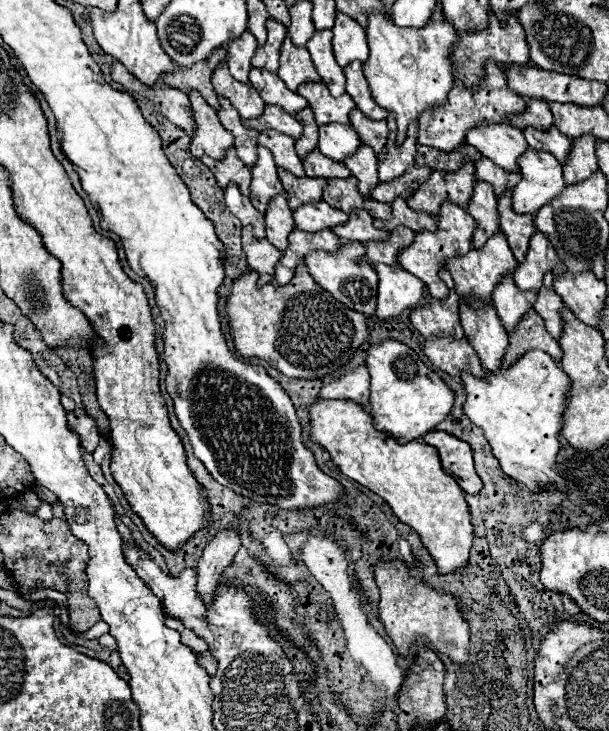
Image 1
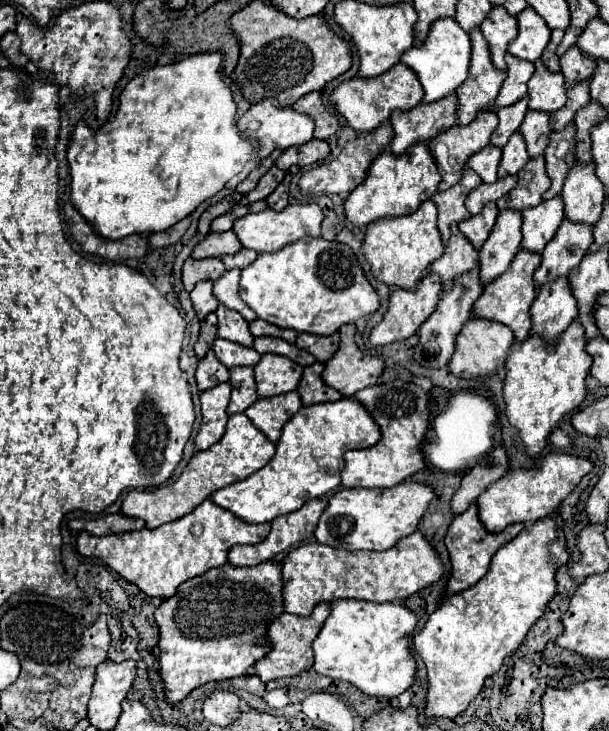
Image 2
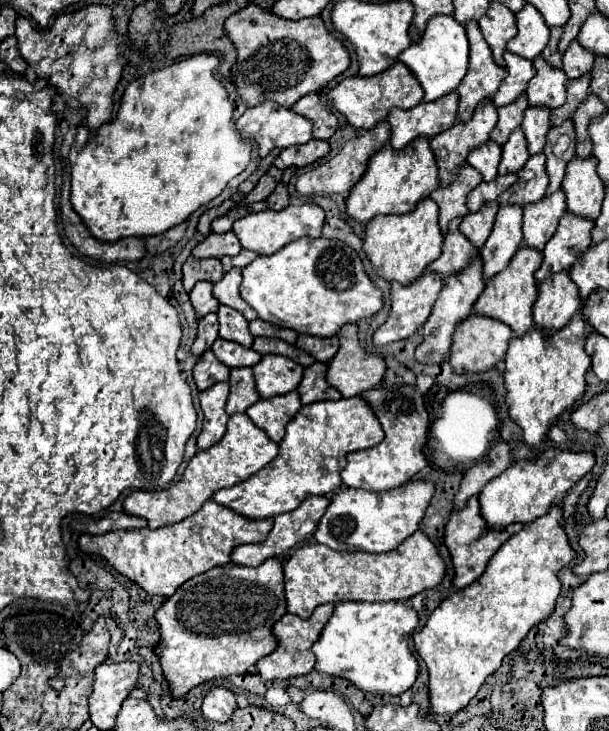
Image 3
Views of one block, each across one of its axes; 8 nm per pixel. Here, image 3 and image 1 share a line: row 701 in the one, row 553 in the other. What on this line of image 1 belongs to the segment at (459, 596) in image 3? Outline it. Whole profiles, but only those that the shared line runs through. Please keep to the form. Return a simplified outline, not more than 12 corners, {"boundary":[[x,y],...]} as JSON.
{"boundary":[[354,402],[310,406],[310,440],[412,526],[438,574],[474,542],[438,452]]}

